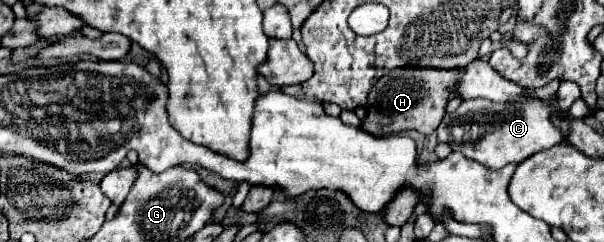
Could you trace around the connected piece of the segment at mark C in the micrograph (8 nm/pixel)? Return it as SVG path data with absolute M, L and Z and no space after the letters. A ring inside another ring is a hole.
M563 81L557 91L558 103L556 107L546 107L542 103L526 103L526 105L512 105L512 103L492 103L484 99L466 99L454 113L446 113L442 123L438 125L438 141L450 143L454 151L460 151L468 159L474 159L486 167L502 169L508 163L522 163L530 155L550 149L564 141L562 133L550 121L554 111L568 111L572 103L581 98L578 85L571 81Z

